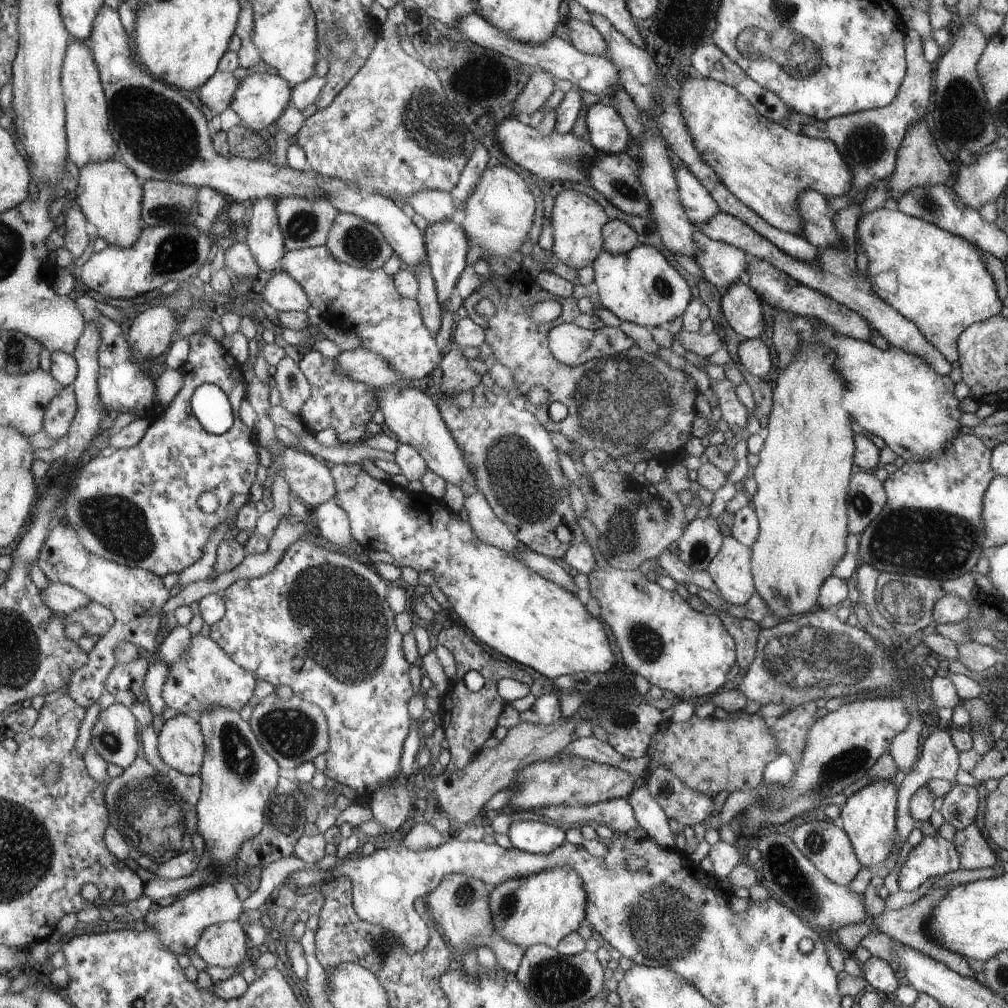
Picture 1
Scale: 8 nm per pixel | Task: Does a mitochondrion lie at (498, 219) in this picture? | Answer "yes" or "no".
yes

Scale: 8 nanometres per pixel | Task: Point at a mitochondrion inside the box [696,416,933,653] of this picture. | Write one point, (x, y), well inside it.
(862, 504)

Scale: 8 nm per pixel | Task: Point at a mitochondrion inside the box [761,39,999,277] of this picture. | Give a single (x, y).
(961, 118)

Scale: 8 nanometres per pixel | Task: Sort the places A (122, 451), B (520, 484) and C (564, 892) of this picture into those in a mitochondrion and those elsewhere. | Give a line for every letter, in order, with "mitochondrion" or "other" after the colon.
A: other
B: mitochondrion
C: other

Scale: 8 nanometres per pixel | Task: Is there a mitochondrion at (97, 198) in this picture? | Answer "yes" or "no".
no

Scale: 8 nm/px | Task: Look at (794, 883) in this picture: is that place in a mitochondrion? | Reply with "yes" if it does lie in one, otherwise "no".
yes

